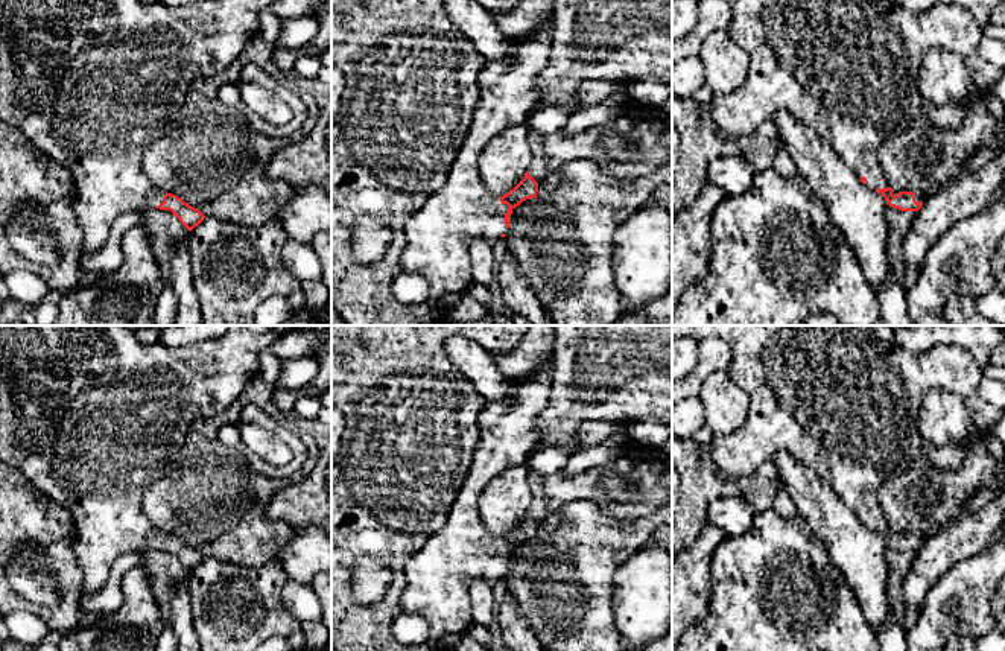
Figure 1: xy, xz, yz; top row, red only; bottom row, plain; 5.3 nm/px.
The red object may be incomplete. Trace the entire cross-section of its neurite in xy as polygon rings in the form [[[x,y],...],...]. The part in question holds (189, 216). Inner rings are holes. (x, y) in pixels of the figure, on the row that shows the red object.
[[[0,0],[0,122],[20,131],[35,148],[64,164],[71,173],[75,183],[73,211],[84,233],[85,252],[102,248],[114,221],[131,210],[169,210],[189,231],[204,221],[202,211],[176,195],[161,190],[147,178],[143,170],[143,155],[146,148],[176,122],[192,82],[198,76],[211,78],[225,71],[252,38],[258,35],[258,17],[272,2],[275,0],[202,0],[182,6],[169,6],[160,0],[154,3],[141,0]]]

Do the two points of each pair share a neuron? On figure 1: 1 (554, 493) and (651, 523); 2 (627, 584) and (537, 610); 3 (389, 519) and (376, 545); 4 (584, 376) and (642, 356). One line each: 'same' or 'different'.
1: different
2: different
3: same
4: same

